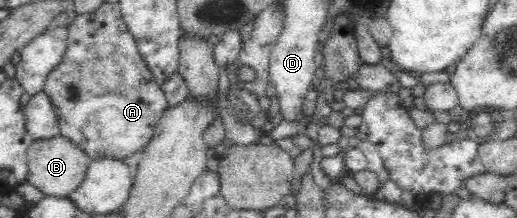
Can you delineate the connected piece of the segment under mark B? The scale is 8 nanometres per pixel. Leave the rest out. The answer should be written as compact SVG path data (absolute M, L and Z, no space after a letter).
M63 136L35 140L27 150L28 173L26 181L41 190L43 195L57 198L68 197L81 185L92 161L87 153Z

